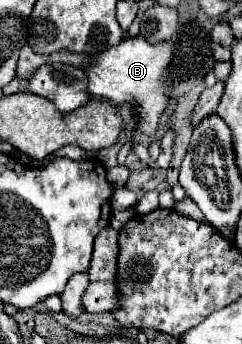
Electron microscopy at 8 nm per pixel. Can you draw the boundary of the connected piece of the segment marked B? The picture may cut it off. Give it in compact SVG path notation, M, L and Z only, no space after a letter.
M134 37L134 39L124 39L120 45L92 55L94 65L86 69L90 77L88 91L94 93L96 97L106 97L112 103L132 103L138 109L140 121L138 121L138 131L144 135L154 135L156 125L160 115L168 109L170 105L170 91L168 91L168 71L166 67L170 65L172 59L172 49L170 43L160 43L160 45L150 45L144 37Z

